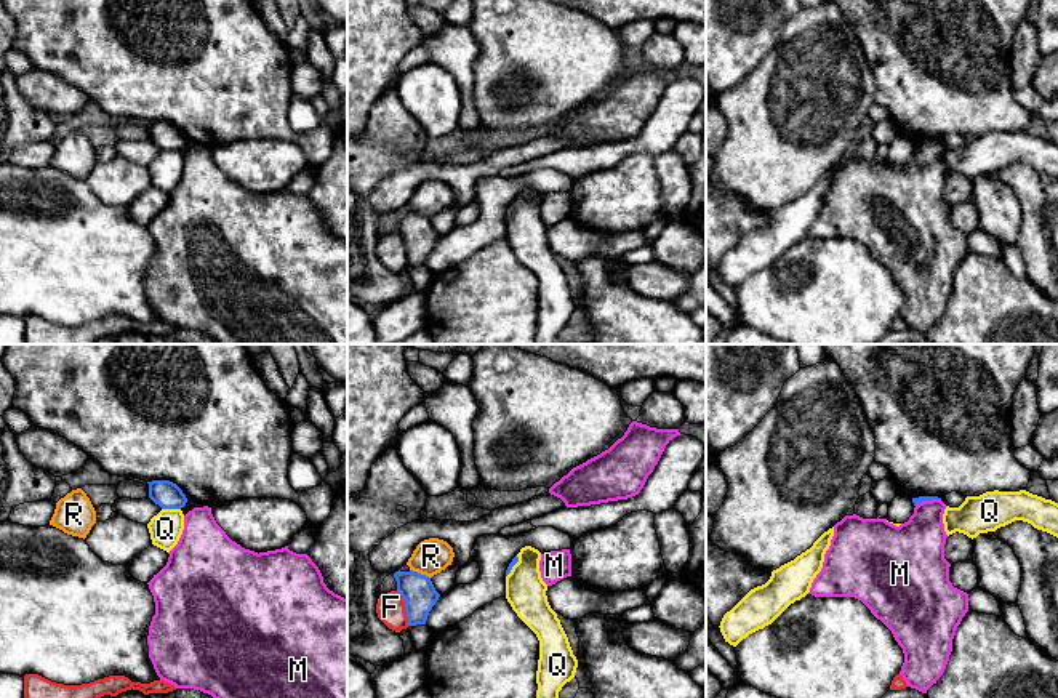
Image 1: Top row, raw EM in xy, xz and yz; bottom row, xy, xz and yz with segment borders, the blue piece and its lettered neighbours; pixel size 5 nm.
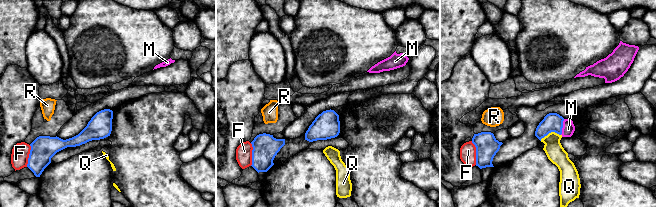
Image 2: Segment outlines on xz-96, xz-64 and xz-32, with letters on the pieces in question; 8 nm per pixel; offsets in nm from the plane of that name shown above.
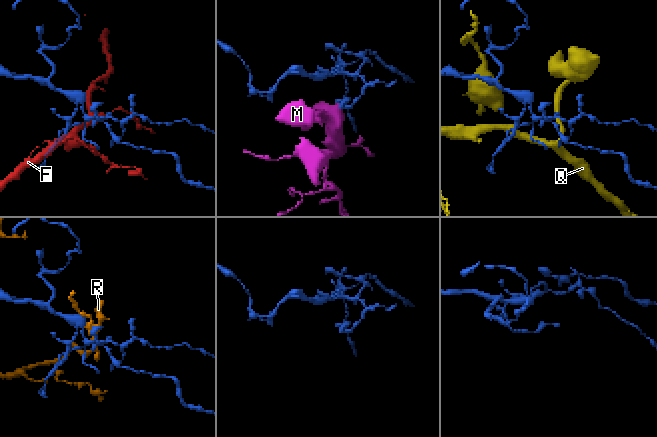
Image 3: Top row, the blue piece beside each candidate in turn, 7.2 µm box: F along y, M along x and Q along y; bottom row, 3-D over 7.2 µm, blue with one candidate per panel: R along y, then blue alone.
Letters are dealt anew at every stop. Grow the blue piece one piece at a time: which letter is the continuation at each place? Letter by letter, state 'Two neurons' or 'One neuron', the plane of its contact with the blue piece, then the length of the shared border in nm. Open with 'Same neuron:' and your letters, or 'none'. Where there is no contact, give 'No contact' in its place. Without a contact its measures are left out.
Same neuron: none
F: Two neurons. Touches blue in xz. Shared border 190 nm
M: Two neurons. Touches blue in yz. Shared border 130 nm
Q: Two neurons. Touches blue in xy. Shared border 100 nm
R: Two neurons. Touches blue in xz. Shared border 120 nm

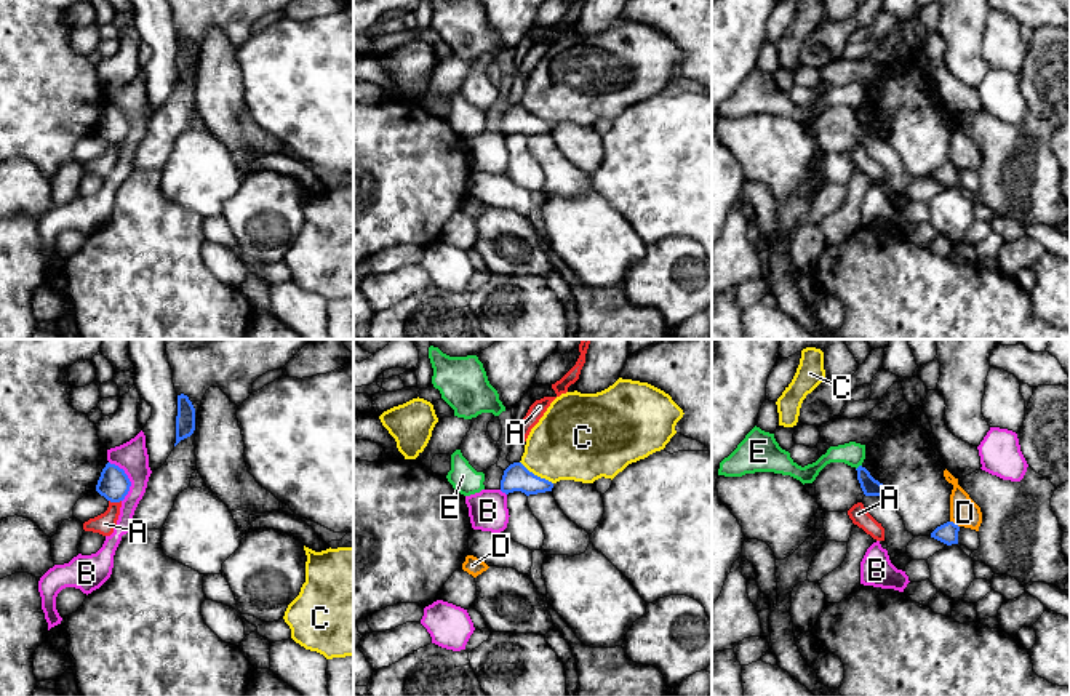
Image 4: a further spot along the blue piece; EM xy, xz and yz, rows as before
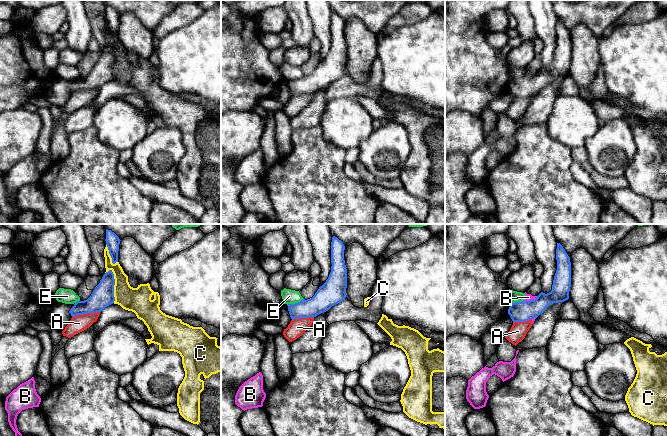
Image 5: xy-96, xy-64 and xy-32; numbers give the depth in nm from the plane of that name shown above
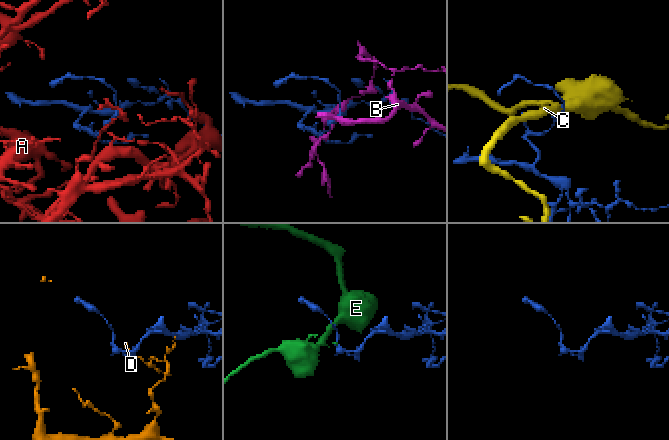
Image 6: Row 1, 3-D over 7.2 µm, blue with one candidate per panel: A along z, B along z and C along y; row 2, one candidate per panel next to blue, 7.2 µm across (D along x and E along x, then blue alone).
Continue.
Same neuron: none
A: Two neurons. Touches blue in xy. Shared border 60 nm
B: Two neurons. Touches blue in xy. Shared border 220 nm
C: Two neurons. Touches blue in xz. Shared border 200 nm
D: Two neurons. Touches blue in yz. Shared border 60 nm
E: Two neurons. Touches blue in yz. Shared border 40 nm

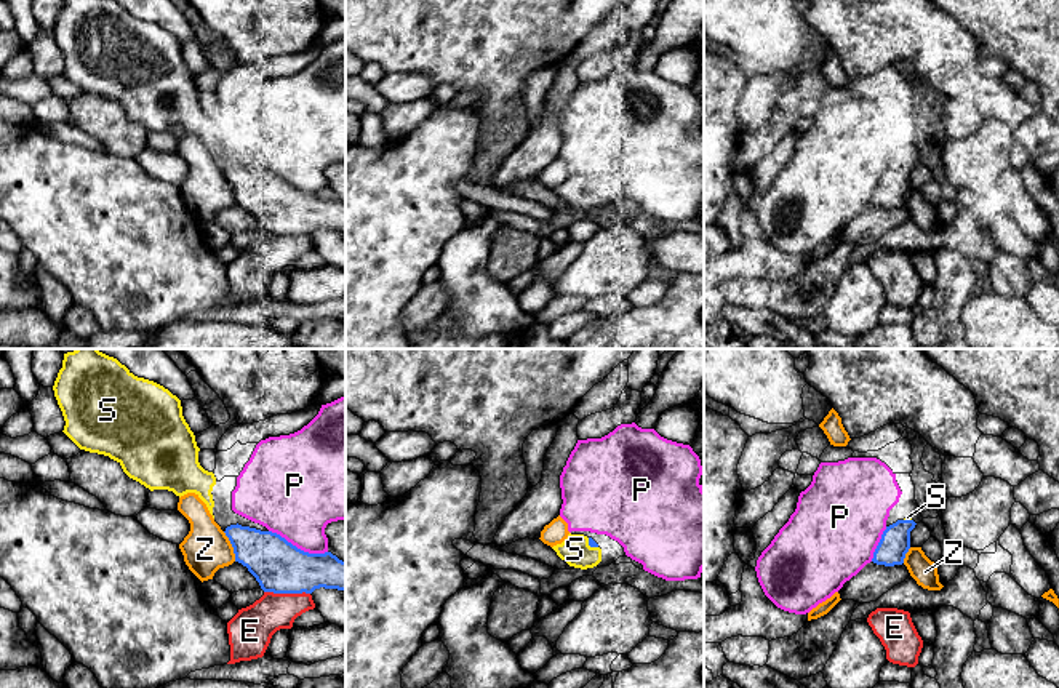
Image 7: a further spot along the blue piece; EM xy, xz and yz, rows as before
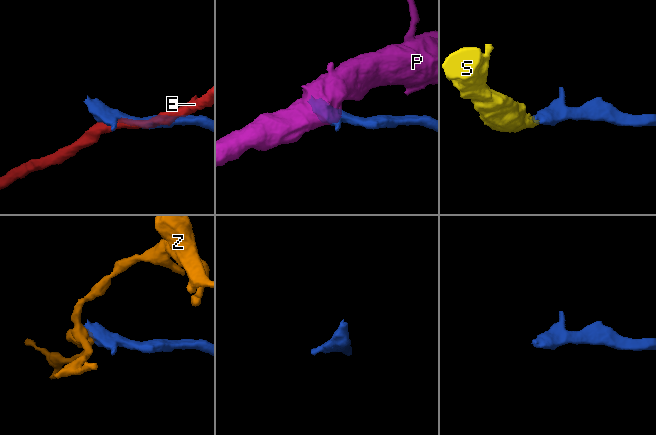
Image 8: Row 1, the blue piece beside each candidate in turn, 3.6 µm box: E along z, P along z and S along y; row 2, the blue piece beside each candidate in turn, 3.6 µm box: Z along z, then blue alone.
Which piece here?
Same neuron: S
E: Two neurons. Touches blue in xy. Shared border 240 nm
P: Two neurons. Touches blue in xy. Shared border 320 nm
S: One neuron. Touches blue in xz. Shared border 80 nm
Z: Two neurons. Touches blue in xy. Shared border 170 nm

